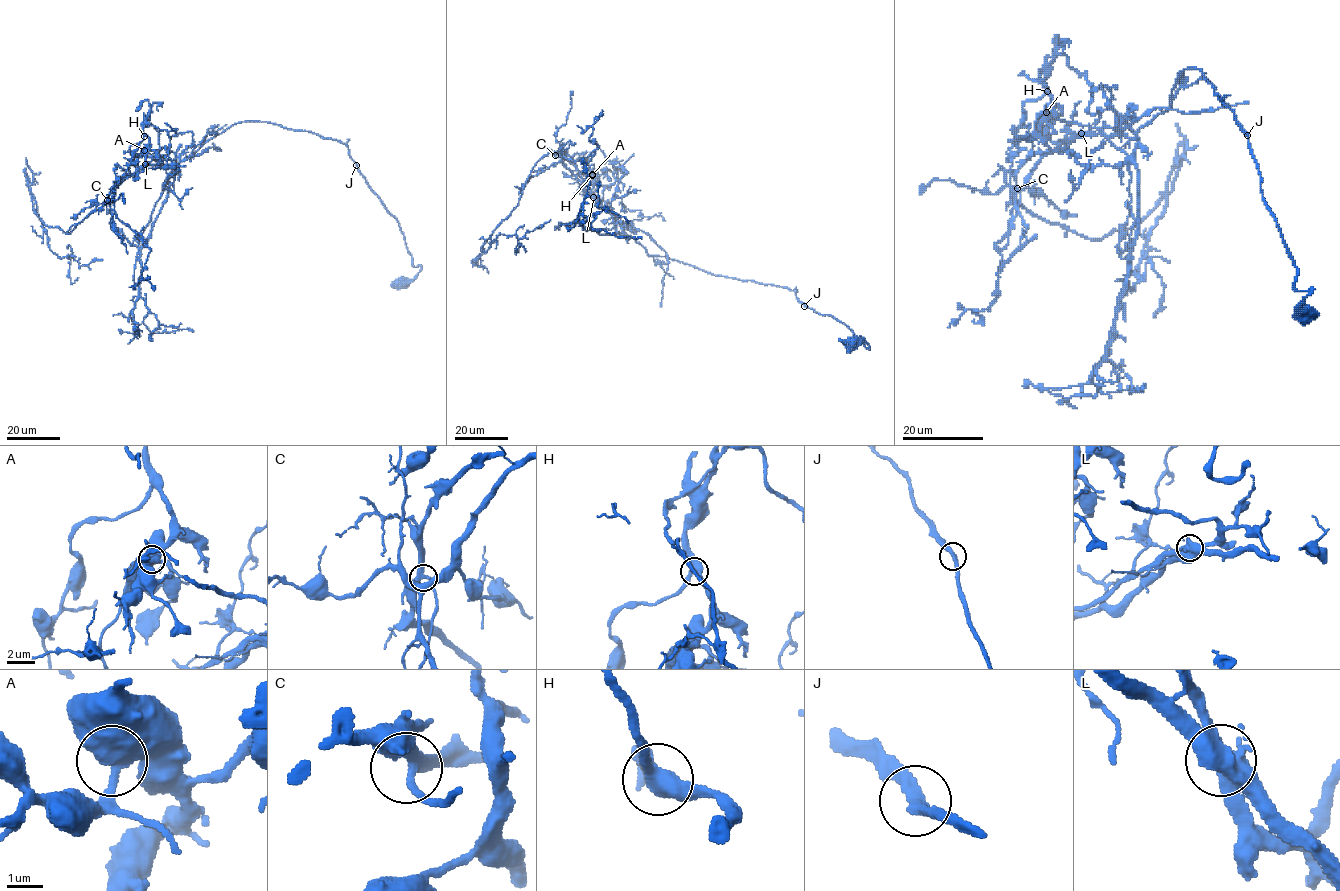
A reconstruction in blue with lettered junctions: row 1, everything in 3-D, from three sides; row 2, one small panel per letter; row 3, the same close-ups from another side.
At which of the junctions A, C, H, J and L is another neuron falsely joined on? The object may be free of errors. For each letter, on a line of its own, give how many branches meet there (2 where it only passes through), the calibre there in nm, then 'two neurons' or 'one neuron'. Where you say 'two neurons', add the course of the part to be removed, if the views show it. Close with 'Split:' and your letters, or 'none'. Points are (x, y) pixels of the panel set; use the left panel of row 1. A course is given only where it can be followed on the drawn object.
A: branches 2; calibre 500 nm; one neuron
C: branches 3; calibre 360 nm; one neuron
H: branches 3; calibre 440 nm; one neuron
J: branches 2; calibre 360 nm; one neuron
L: branches 2; calibre 700 nm; two neurons; course (146, 164), (70, 233), (34, 210), (25, 171), (48, 245), (60, 257), (71, 247), (68, 275), (77, 277)
Split: L

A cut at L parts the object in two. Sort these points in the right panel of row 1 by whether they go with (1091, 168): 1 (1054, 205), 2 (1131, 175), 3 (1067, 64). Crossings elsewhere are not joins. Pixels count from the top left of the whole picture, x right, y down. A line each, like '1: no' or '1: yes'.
1: yes
2: no
3: yes

